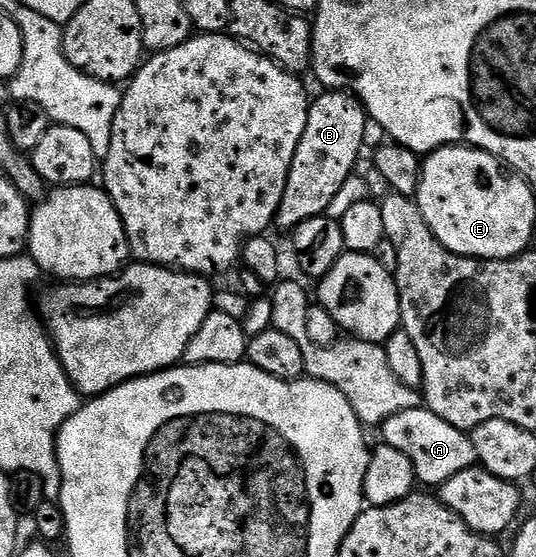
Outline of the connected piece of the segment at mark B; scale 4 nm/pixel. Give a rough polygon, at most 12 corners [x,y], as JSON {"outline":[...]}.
{"outline":[[349,92],[310,103],[278,229],[326,215],[363,156]]}

